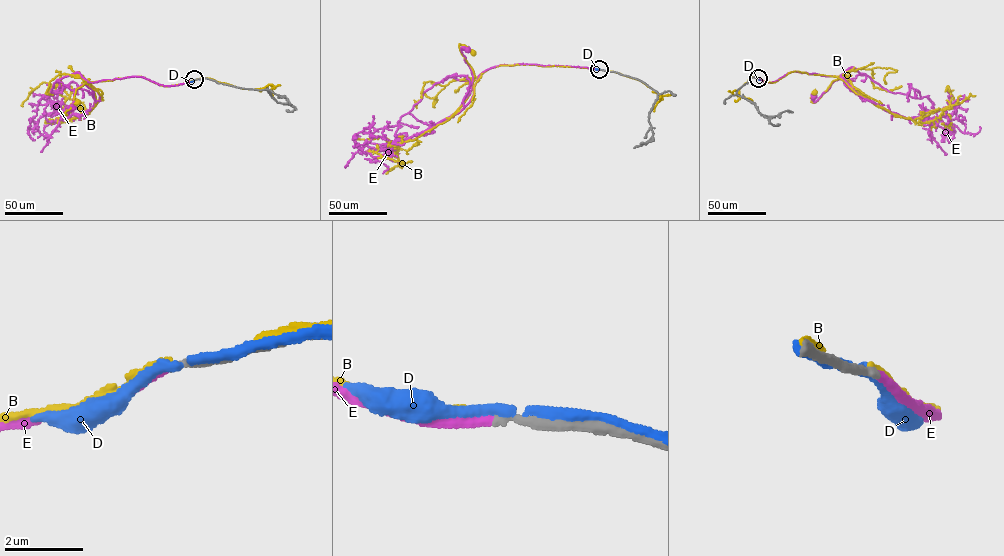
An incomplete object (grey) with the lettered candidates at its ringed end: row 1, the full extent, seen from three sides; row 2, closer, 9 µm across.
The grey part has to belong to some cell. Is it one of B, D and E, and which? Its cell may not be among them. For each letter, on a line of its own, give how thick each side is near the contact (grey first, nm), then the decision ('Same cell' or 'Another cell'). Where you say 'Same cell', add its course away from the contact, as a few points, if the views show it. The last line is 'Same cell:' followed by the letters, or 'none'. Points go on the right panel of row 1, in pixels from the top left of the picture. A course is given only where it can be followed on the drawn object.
B: Thickness 220 nm (grey) against 160 nm. Another cell
D: Thickness 240 nm (grey) against 240 nm. Another cell
E: Thickness 190 nm (grey) against 240 nm. Same cell. Its course: (758, 78), (774, 82), (795, 71), (838, 76), (878, 104), (841, 79), (834, 81), (816, 100), (813, 96)
Same cell: E

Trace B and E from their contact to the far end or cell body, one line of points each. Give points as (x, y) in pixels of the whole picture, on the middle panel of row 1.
B: (599, 69), (500, 65), (473, 80), (473, 71), (459, 45), (467, 46), (473, 52)
E: (599, 70), (491, 67), (453, 115), (471, 89), (460, 48), (467, 49)

